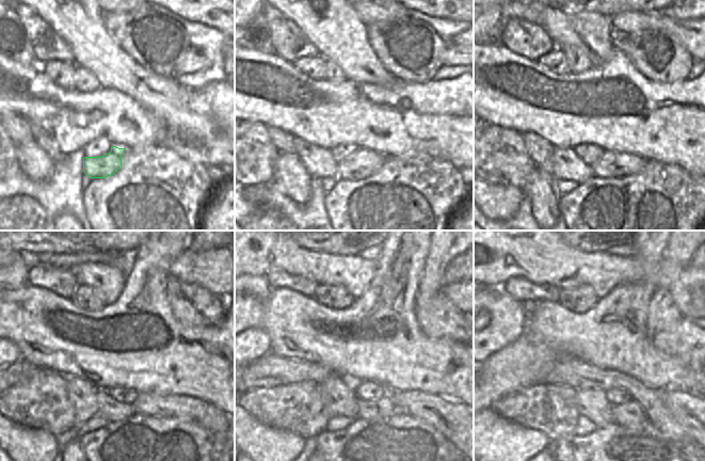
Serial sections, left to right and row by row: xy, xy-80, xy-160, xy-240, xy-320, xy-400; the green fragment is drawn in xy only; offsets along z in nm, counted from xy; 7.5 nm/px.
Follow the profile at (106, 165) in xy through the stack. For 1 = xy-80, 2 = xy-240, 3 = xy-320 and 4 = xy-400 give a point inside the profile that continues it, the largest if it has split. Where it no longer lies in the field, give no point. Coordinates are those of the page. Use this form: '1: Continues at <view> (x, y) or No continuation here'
1: Continues at xy-80 (363, 163)
2: Continues at xy-240 (207, 415)
3: Continues at xy-320 (450, 417)
4: Continues at xy-400 (690, 411)

